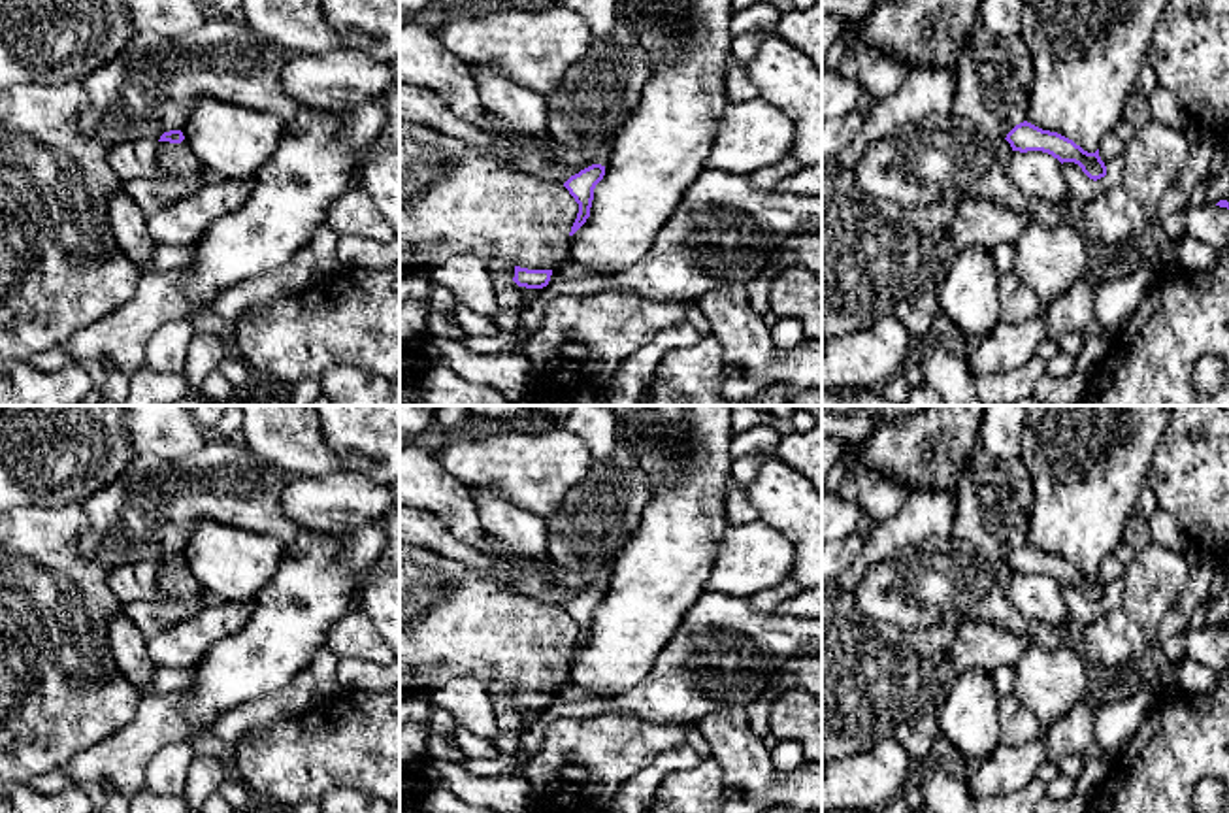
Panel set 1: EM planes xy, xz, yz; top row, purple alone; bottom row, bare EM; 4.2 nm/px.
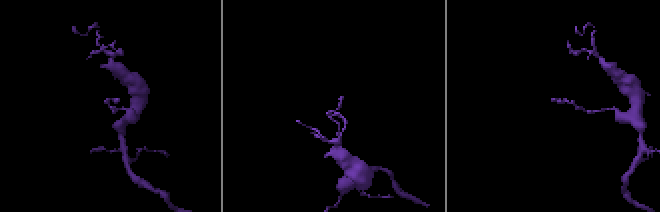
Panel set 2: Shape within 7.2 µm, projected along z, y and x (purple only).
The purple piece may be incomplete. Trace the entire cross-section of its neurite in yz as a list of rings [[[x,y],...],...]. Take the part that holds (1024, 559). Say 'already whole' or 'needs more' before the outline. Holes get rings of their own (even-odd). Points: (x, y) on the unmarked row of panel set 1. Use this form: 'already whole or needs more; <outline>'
already whole; [[[1027,543],[1016,547],[1005,562],[1010,566],[1012,573],[1042,573],[1057,581],[1061,587],[1074,585],[1093,604],[1106,598],[1106,589],[1099,579],[1099,572],[1088,575],[1073,562],[1057,555],[1042,553]]]

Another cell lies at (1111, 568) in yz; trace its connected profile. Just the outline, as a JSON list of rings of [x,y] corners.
[[[1106,555],[1099,566],[1099,579],[1108,589],[1118,577],[1123,577],[1125,564],[1114,555]]]

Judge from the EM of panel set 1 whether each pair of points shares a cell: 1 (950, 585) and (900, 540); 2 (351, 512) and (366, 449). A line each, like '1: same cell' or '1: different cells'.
1: different cells
2: different cells

